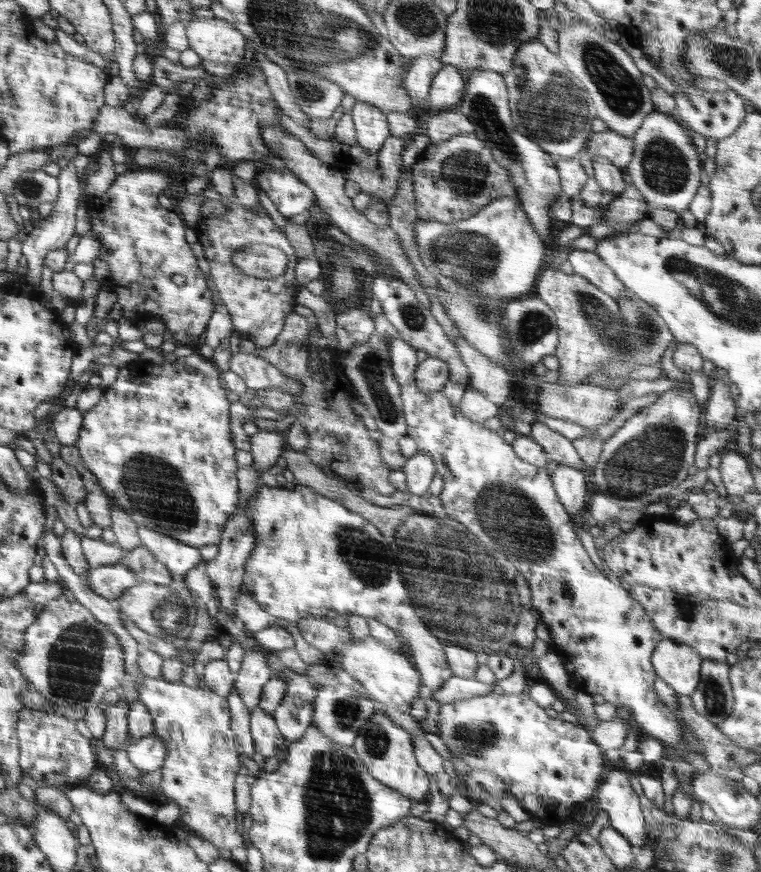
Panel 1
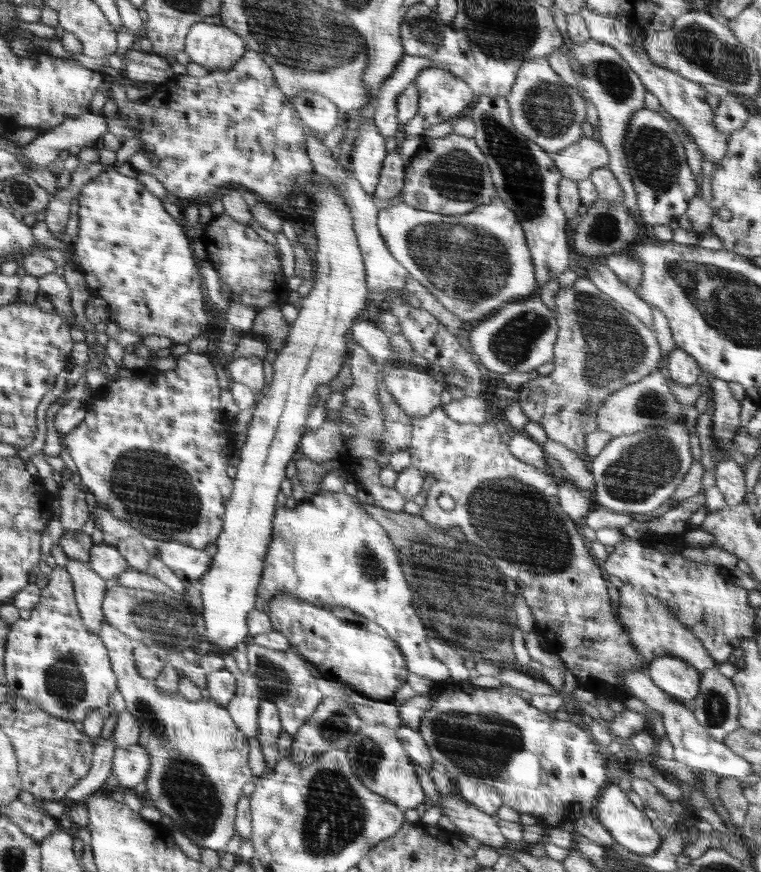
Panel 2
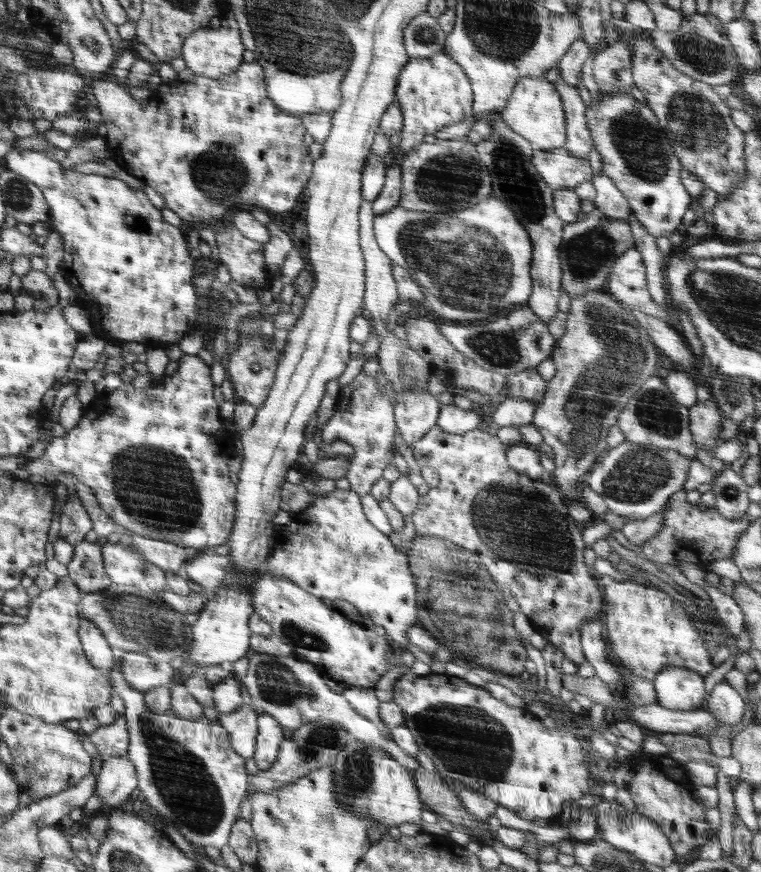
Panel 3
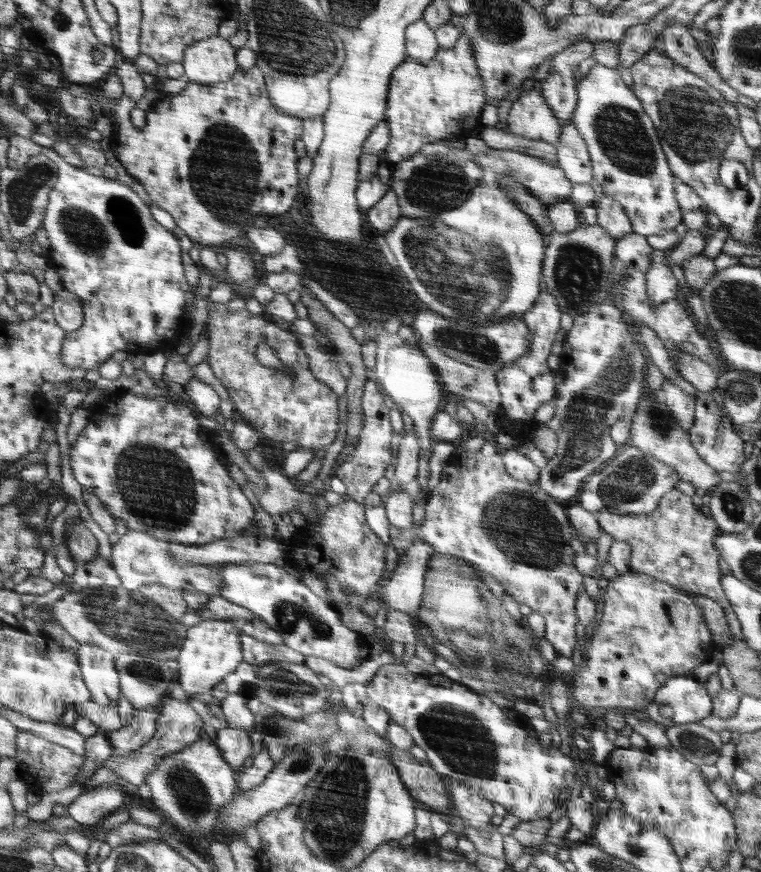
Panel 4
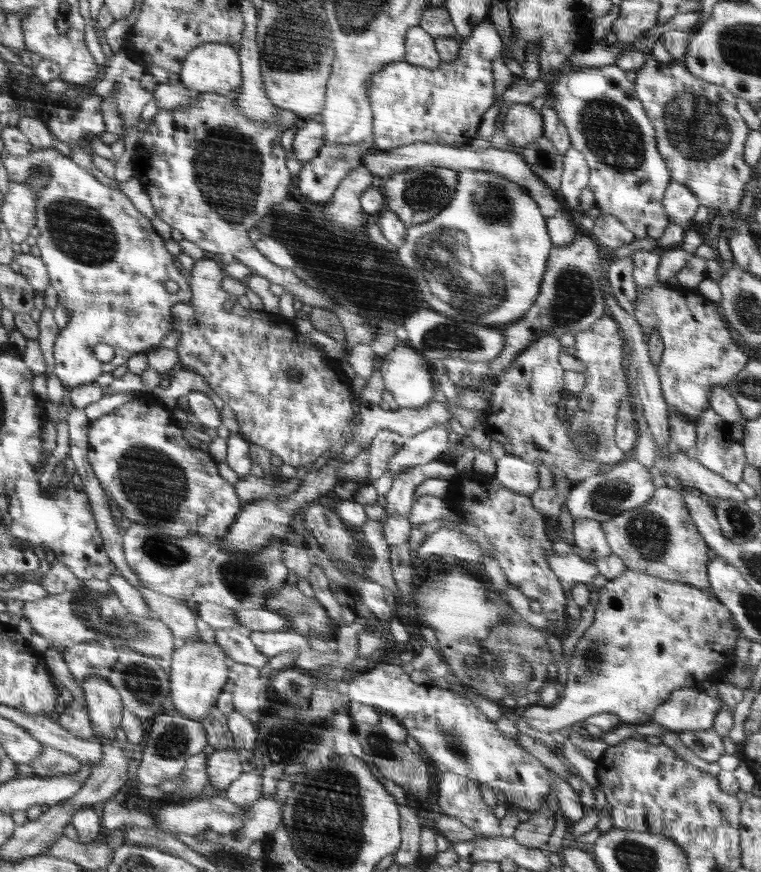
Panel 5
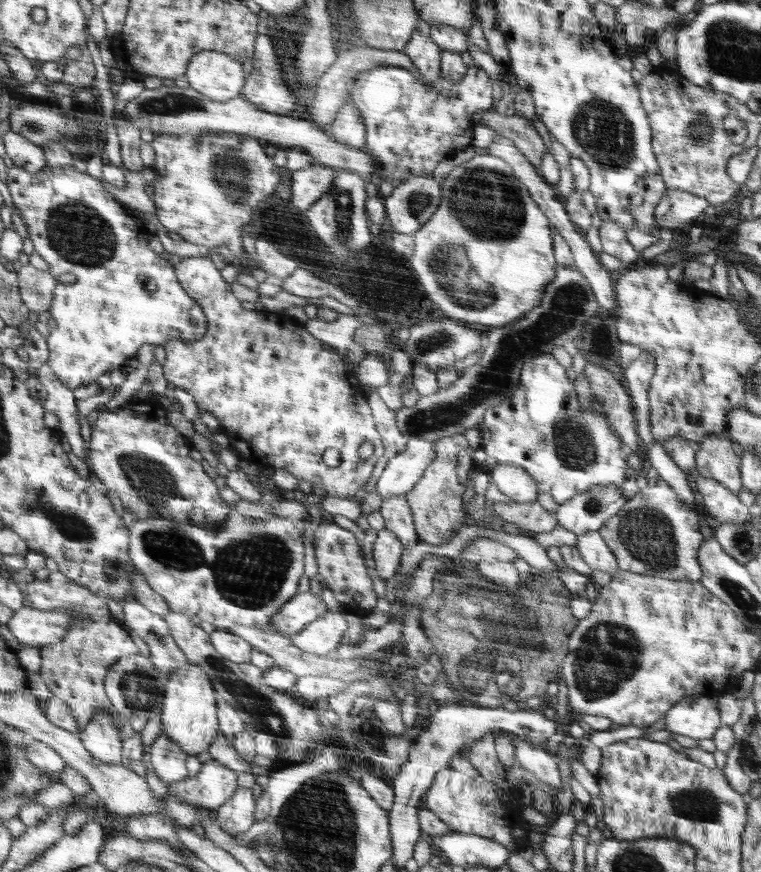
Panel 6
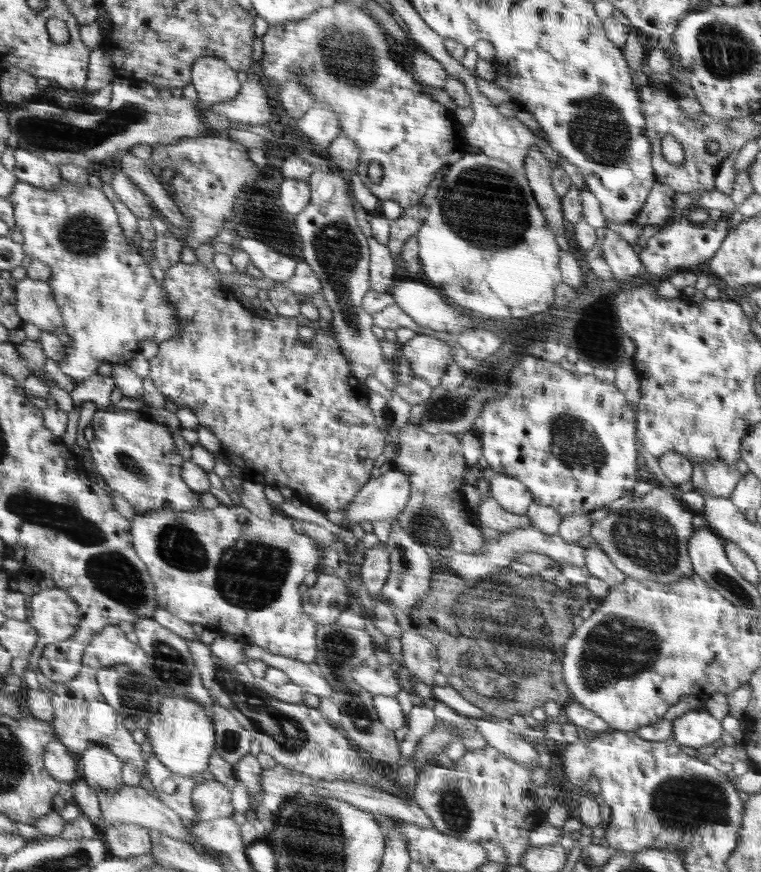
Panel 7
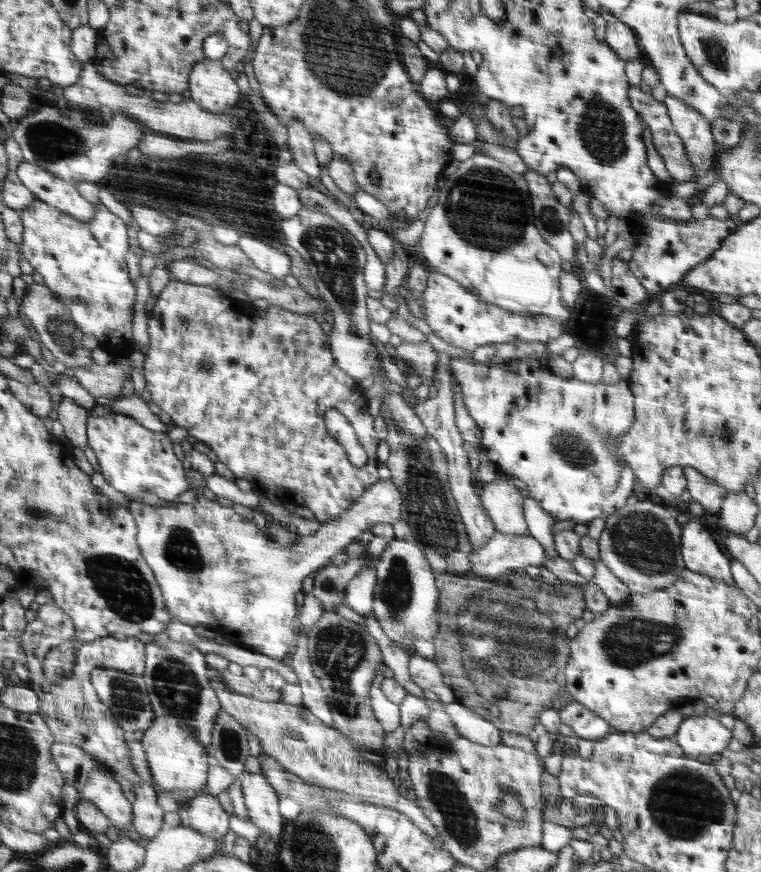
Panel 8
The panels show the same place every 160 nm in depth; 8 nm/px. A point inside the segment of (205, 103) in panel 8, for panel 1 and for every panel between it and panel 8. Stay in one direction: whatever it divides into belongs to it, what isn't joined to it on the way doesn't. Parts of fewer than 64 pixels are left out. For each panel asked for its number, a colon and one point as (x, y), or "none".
1: (214, 39)
2: (216, 47)
3: (213, 53)
4: (212, 60)
5: (214, 67)
6: (218, 76)
7: (214, 79)

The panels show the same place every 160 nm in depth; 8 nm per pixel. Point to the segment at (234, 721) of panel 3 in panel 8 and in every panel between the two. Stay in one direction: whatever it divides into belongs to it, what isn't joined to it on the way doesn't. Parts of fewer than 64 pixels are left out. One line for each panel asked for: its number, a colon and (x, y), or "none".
4: (234, 744)
5: (224, 768)
6: (215, 784)
7: (210, 798)
8: (204, 814)

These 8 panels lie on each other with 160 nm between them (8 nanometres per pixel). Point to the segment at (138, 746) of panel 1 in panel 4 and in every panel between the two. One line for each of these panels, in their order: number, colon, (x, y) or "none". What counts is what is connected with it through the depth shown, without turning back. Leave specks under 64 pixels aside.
2: (130, 765)
3: (117, 780)
4: (89, 808)

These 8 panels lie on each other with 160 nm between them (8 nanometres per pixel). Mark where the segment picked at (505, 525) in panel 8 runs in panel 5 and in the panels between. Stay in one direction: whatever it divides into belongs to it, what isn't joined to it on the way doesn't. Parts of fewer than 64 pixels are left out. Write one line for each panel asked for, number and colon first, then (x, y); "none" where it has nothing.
5: (518, 475)
6: (513, 481)
7: (512, 495)

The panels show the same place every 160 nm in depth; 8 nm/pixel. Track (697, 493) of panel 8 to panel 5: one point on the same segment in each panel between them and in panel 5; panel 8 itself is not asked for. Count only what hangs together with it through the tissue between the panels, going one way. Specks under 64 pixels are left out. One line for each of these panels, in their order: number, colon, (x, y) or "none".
5: (715, 448)
6: (715, 458)
7: (716, 479)

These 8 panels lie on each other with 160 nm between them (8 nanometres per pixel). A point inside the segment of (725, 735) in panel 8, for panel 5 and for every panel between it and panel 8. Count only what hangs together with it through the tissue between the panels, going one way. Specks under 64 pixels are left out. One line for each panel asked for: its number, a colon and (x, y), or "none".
5: (688, 708)
6: (696, 716)
7: (698, 728)

